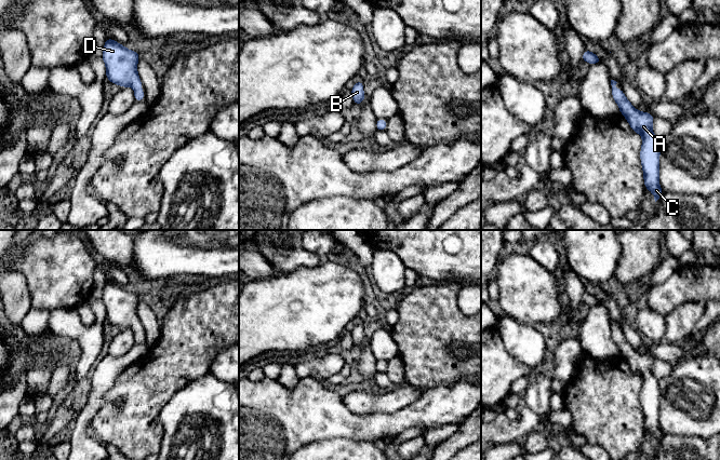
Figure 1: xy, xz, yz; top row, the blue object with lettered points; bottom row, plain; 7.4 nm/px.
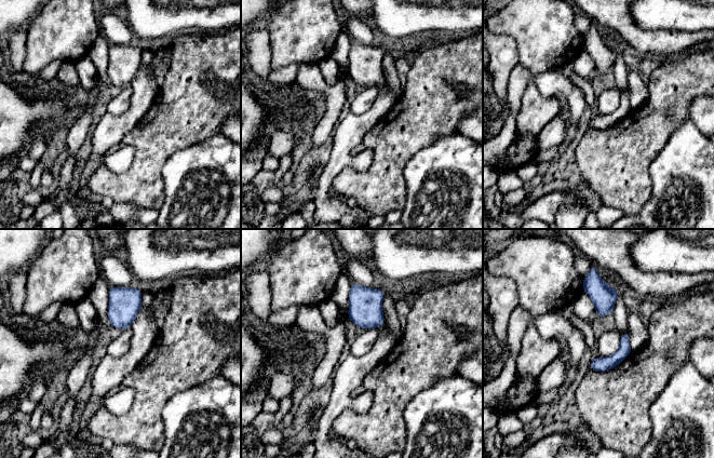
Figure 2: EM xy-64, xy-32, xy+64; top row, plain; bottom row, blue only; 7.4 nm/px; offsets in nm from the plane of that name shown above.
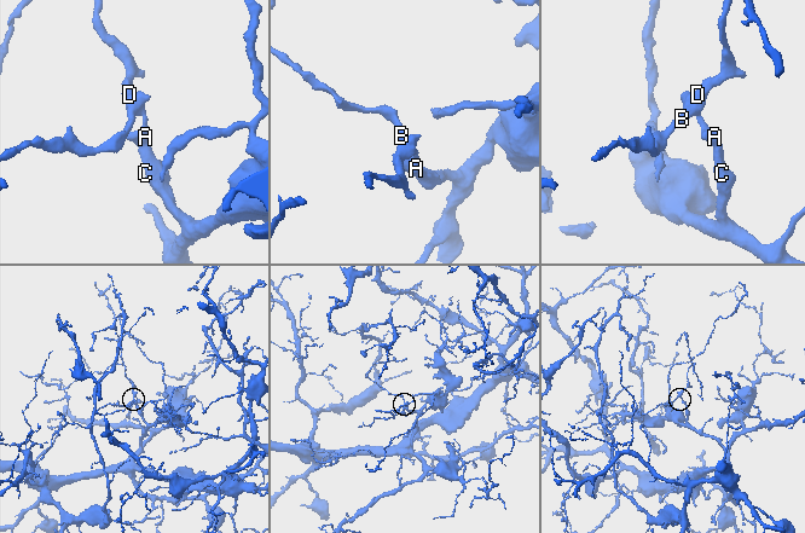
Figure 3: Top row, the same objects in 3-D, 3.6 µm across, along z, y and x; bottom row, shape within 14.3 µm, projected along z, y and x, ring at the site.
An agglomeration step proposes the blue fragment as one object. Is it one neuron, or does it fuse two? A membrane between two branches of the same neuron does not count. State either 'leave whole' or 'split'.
leave whole

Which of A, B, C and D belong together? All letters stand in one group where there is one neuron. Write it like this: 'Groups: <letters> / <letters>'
Groups: A B C D

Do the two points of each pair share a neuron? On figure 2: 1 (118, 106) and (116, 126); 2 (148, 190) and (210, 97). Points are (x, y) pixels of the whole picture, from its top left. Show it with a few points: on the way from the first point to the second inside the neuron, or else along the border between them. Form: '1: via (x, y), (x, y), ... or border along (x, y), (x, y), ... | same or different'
1: border along (132, 95), (122, 113), (107, 112) | different
2: via (148, 167), (149, 158), (187, 120) | same

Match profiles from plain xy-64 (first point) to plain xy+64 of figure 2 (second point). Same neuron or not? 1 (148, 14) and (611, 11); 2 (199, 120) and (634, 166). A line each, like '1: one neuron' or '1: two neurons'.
1: two neurons
2: one neuron

